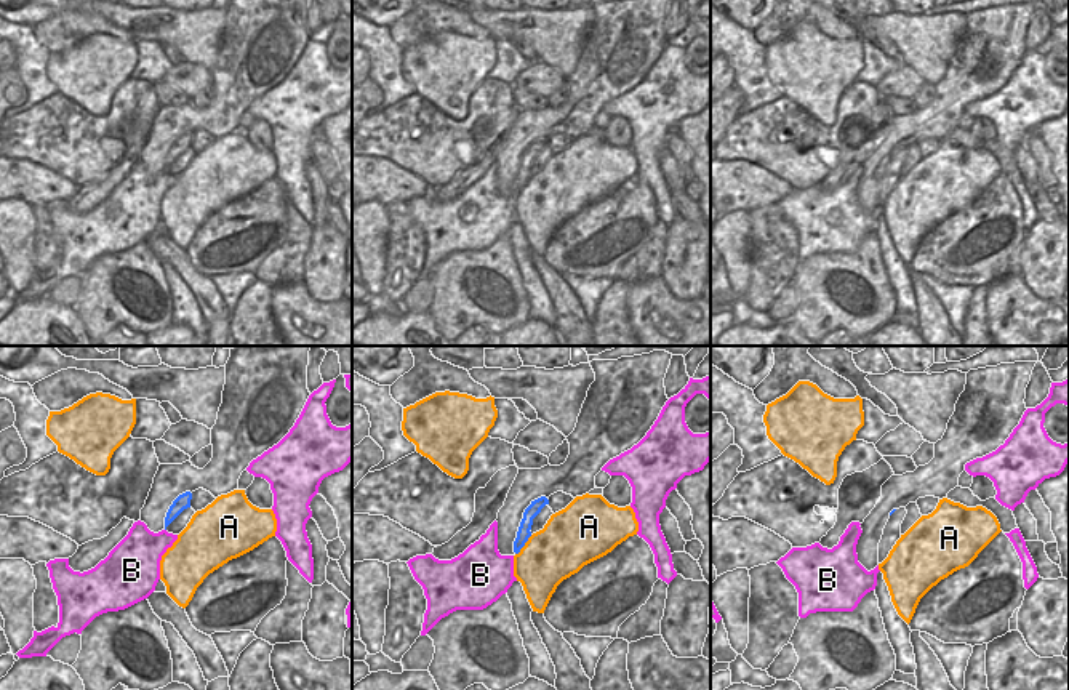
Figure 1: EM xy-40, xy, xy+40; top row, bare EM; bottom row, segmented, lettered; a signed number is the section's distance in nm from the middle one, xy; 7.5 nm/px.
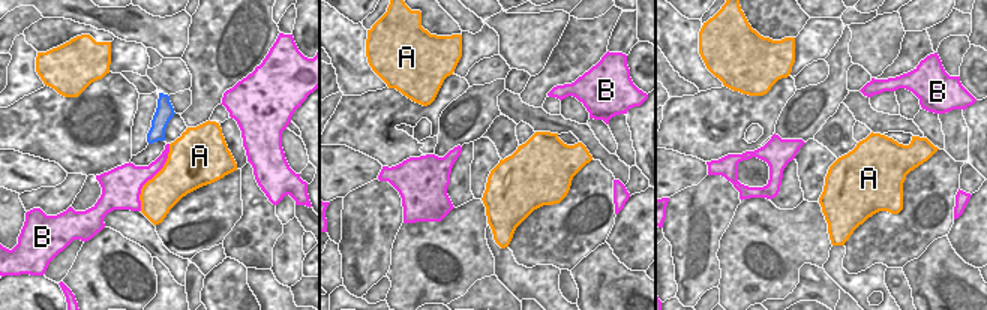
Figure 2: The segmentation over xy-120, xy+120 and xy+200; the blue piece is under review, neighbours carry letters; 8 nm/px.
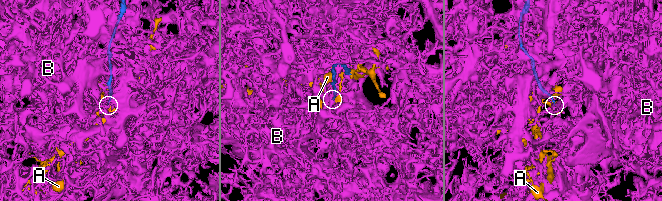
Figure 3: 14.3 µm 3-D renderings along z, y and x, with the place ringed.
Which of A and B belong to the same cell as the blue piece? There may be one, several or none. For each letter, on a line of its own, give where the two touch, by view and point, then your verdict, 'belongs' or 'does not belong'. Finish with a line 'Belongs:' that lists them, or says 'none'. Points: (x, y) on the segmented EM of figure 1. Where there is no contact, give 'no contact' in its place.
A: xy (524, 545) | does not belong
B: no contact | does not belong
Belongs: none

